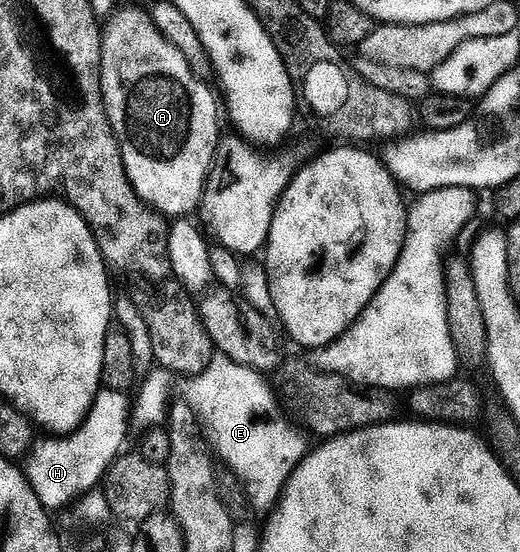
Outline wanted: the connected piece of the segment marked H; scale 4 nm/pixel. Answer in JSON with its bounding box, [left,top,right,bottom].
[24,390,132,511]

